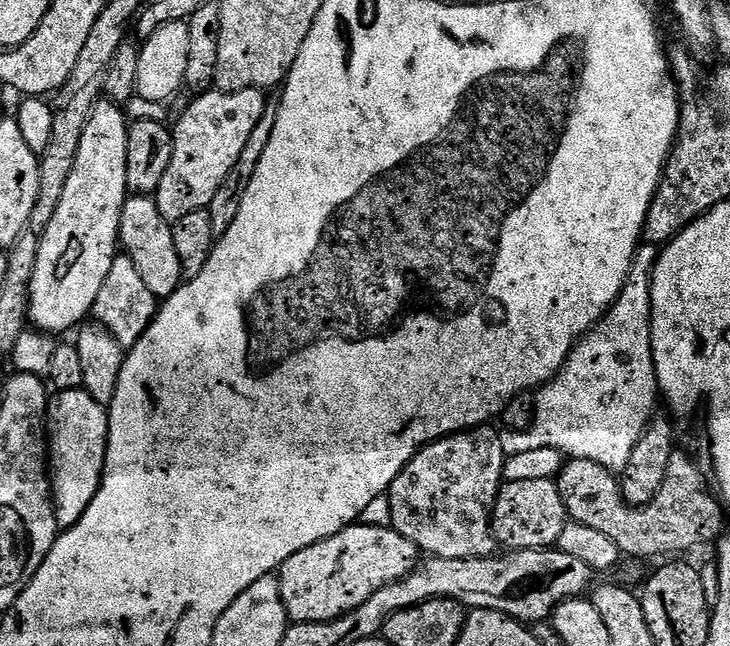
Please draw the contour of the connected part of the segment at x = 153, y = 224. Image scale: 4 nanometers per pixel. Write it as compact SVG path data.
M148 194L129 195L124 203L120 219L120 243L128 257L138 266L142 280L158 298L173 296L184 280L184 271L178 262L178 250L174 250L172 224L158 210L155 199Z

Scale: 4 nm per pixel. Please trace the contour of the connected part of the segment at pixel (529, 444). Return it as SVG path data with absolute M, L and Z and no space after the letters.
M629 279L624 286L622 299L613 304L596 327L573 348L568 361L555 378L535 393L532 427L500 432L505 457L527 454L529 450L539 448L556 448L565 457L598 462L613 474L627 466L635 444L642 438L654 415L652 403L658 400L656 371L652 361L652 306L642 299L646 292L645 281L636 279Z

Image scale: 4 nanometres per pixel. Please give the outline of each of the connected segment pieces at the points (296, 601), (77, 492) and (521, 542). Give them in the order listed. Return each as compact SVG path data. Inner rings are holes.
M354 523L306 550L298 550L278 570L280 593L289 621L298 624L325 624L353 612L370 594L382 586L398 582L416 569L418 550L414 542L402 538L389 526L366 526Z
M83 388L57 391L48 401L46 427L50 441L50 479L52 502L56 505L56 523L61 529L71 528L82 518L90 502L94 502L104 477L104 463L108 453L108 408L97 402Z
M538 478L538 482L505 482L500 485L496 507L492 509L492 531L501 541L509 540L513 549L555 549L568 523L566 502L562 502L560 485L555 479Z

